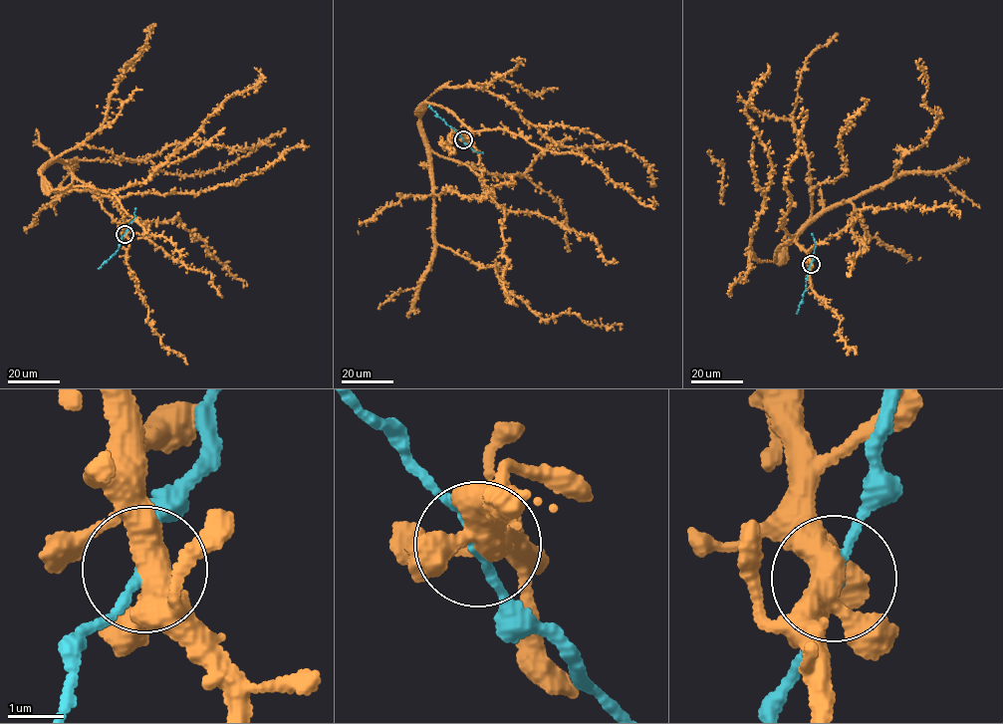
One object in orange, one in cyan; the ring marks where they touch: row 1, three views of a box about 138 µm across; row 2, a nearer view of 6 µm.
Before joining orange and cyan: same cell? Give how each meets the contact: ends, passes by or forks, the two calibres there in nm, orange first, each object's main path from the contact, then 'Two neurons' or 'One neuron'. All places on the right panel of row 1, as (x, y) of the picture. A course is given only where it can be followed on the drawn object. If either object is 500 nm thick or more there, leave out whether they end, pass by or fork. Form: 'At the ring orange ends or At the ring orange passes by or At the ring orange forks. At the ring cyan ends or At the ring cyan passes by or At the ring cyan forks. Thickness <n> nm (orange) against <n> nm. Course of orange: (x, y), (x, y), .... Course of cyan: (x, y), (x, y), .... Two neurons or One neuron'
At the ring orange forks. At the ring cyan passes by. Thickness 400 nm (orange) against 160 nm. Course of orange: (811, 264), (794, 242), (776, 251), (892, 178), (899, 147), (917, 148), (935, 124), (920, 58). Course of cyan: (811, 264), (806, 289), (796, 313). One neuron

